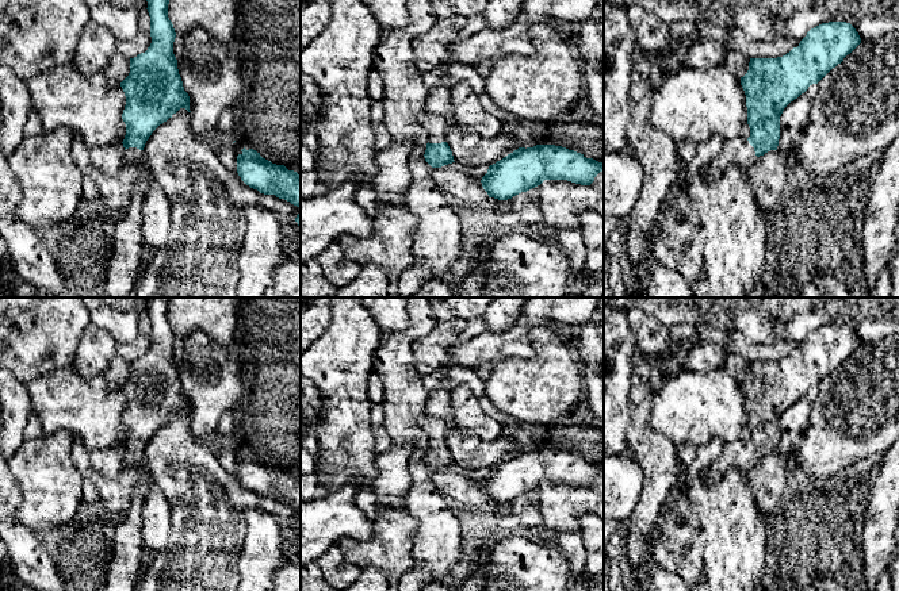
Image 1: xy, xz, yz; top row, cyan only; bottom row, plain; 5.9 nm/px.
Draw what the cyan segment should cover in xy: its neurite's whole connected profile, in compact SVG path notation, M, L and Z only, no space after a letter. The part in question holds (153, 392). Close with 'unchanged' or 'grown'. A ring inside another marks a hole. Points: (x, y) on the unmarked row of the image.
M148 298L146 304L152 346L145 356L130 361L130 376L120 385L126 399L125 467L142 465L152 435L180 411L191 415L173 357L176 335L168 321L169 298Z; grown

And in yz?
M829 325L811 331L799 349L783 360L750 361L749 373L741 380L750 440L724 444L722 454L709 467L708 483L723 480L732 468L749 472L757 460L777 453L784 411L860 346L850 326Z; grown

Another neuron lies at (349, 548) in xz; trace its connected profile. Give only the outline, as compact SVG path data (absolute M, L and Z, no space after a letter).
M391 509L379 518L368 541L343 537L336 546L349 563L379 569L387 579L389 591L397 591L401 577L413 565L412 531L417 526L418 521L405 510Z

